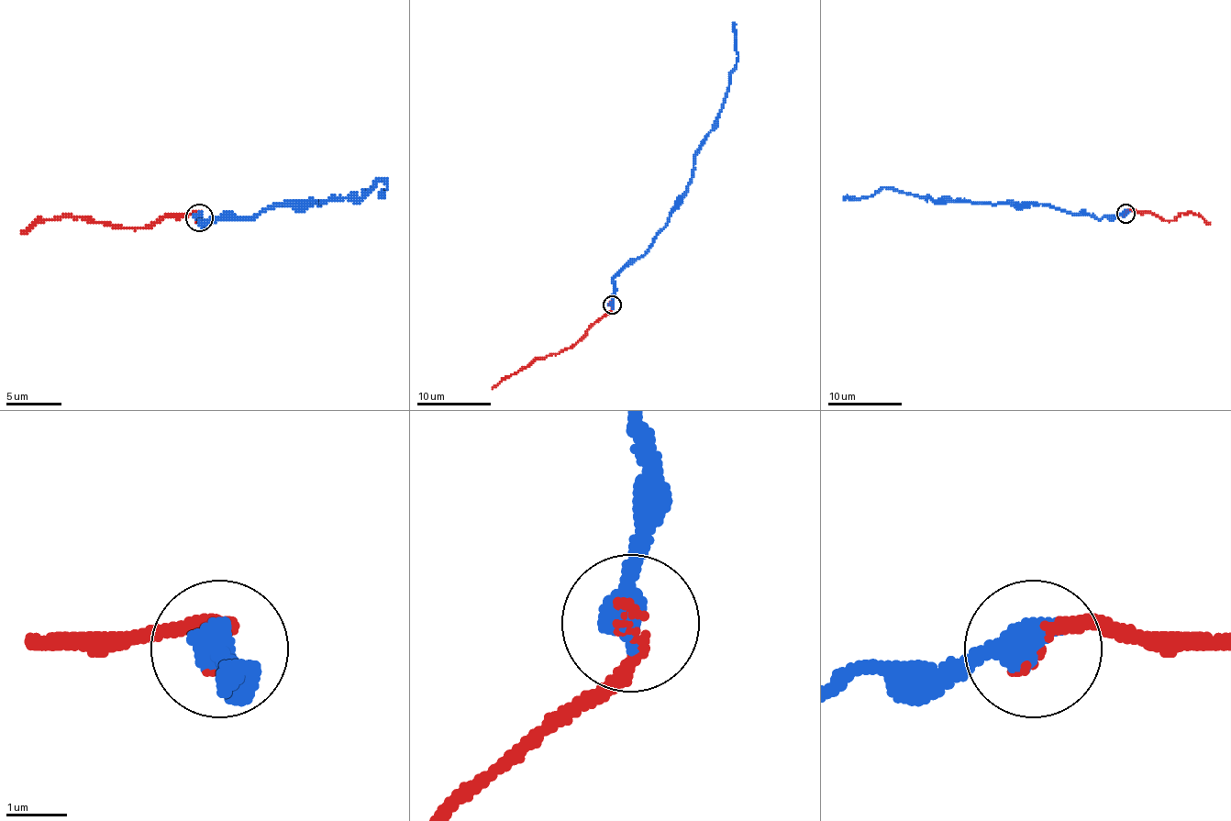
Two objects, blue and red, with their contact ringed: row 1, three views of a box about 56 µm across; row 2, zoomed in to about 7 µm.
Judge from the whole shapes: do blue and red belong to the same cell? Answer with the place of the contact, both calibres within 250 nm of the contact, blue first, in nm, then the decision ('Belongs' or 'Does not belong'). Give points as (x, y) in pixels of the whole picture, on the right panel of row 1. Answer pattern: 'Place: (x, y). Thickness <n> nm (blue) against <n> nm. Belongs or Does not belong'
Place: (1125, 214). Thickness 550 nm (blue) against 200 nm. Belongs

